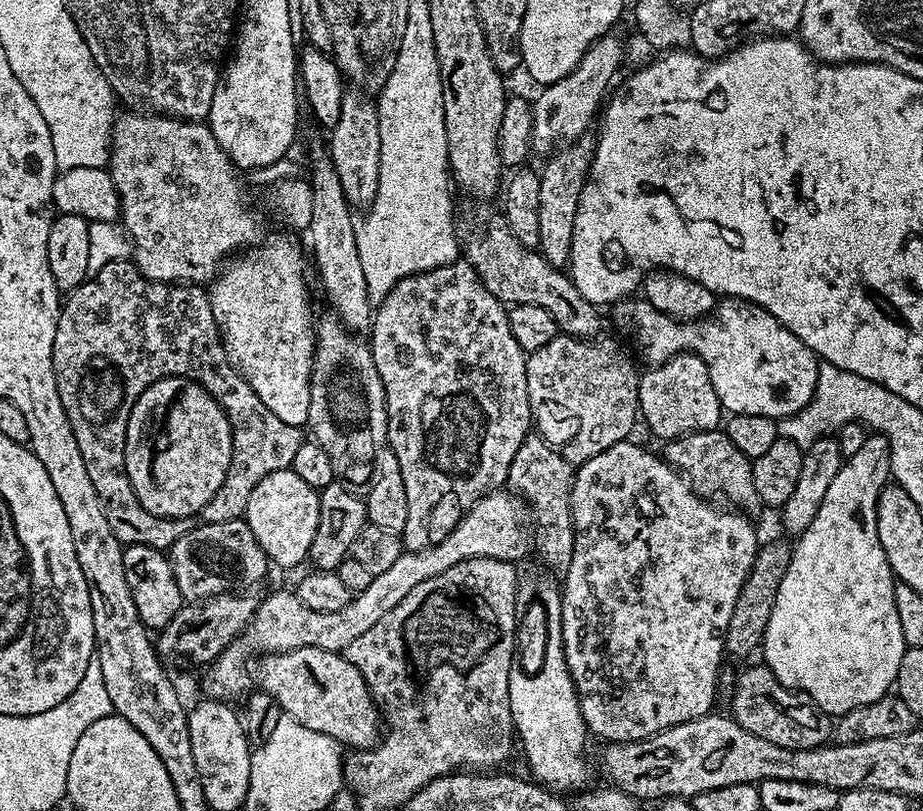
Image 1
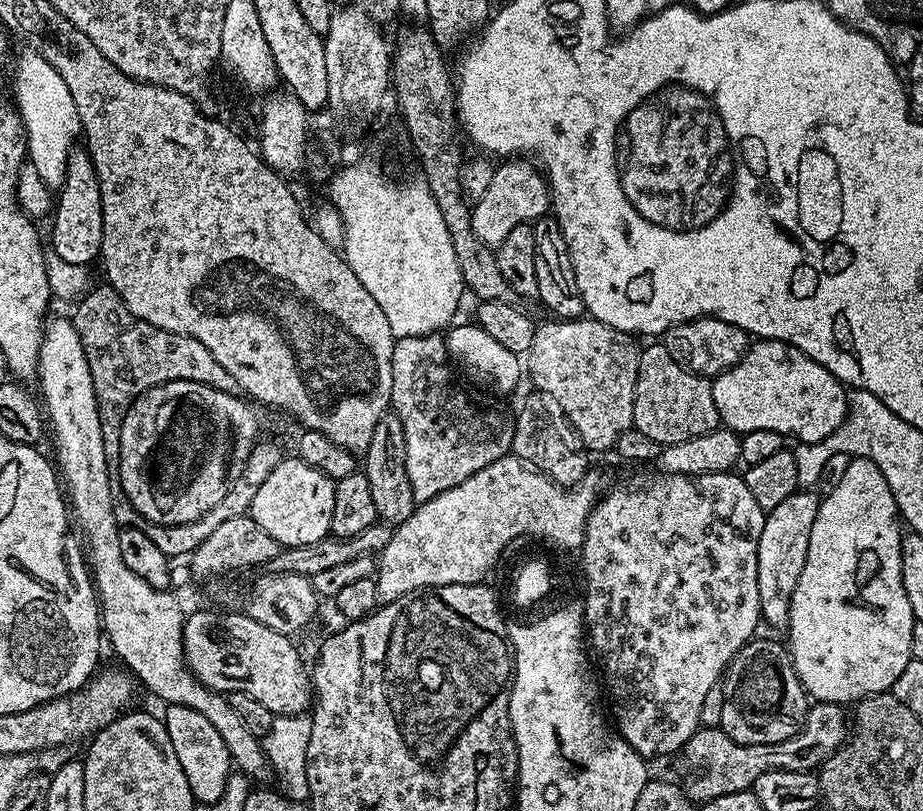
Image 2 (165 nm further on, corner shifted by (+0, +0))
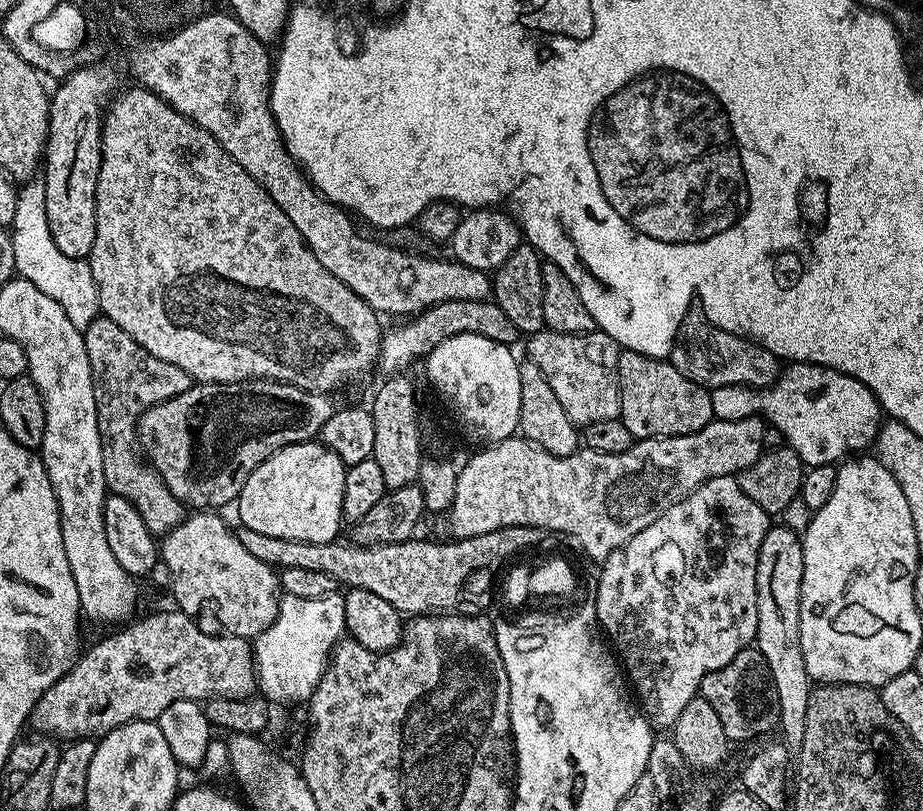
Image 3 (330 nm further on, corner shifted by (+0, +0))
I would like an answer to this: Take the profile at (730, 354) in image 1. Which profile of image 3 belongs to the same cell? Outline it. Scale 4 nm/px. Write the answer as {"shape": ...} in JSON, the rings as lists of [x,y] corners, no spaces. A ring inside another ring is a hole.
{"shape":[[[792,362],[775,377],[767,387],[757,390],[752,386],[731,384],[725,388],[711,389],[712,415],[718,420],[746,420],[759,414],[773,428],[782,430],[787,447],[798,453],[805,465],[836,464],[849,454],[873,443],[882,423],[882,409],[876,401],[876,395],[858,378],[850,378],[833,368],[821,364],[801,364]]]}

